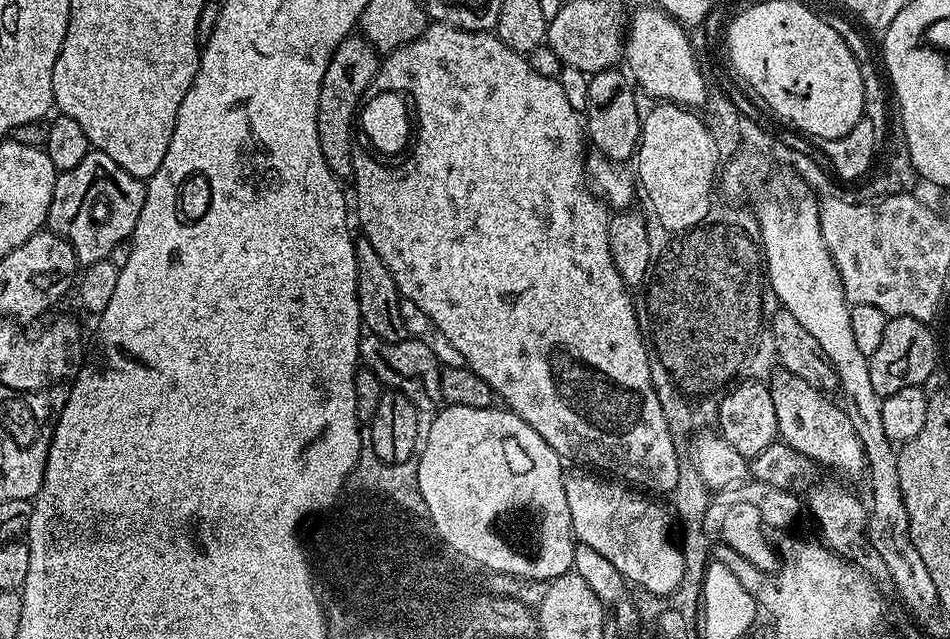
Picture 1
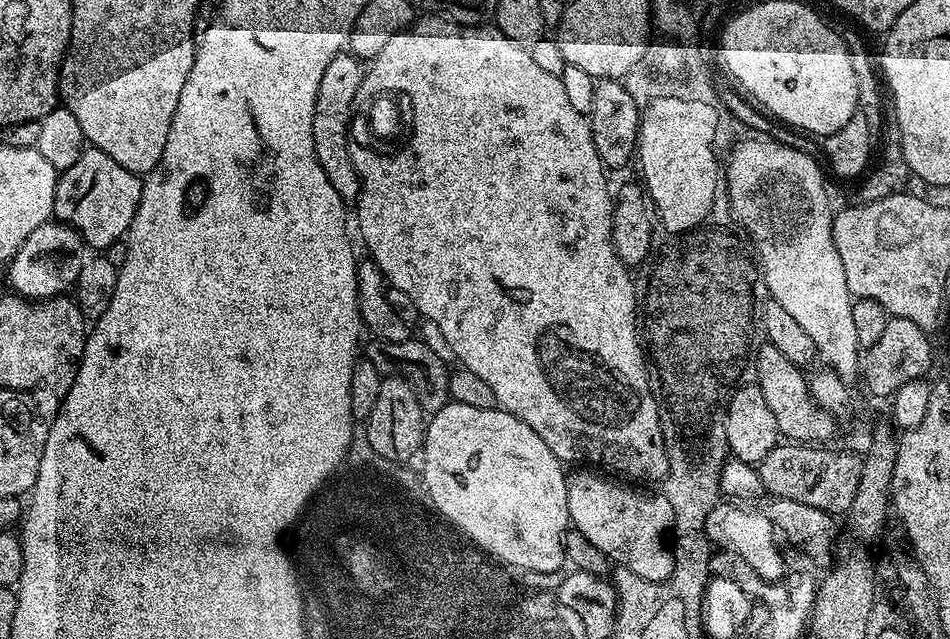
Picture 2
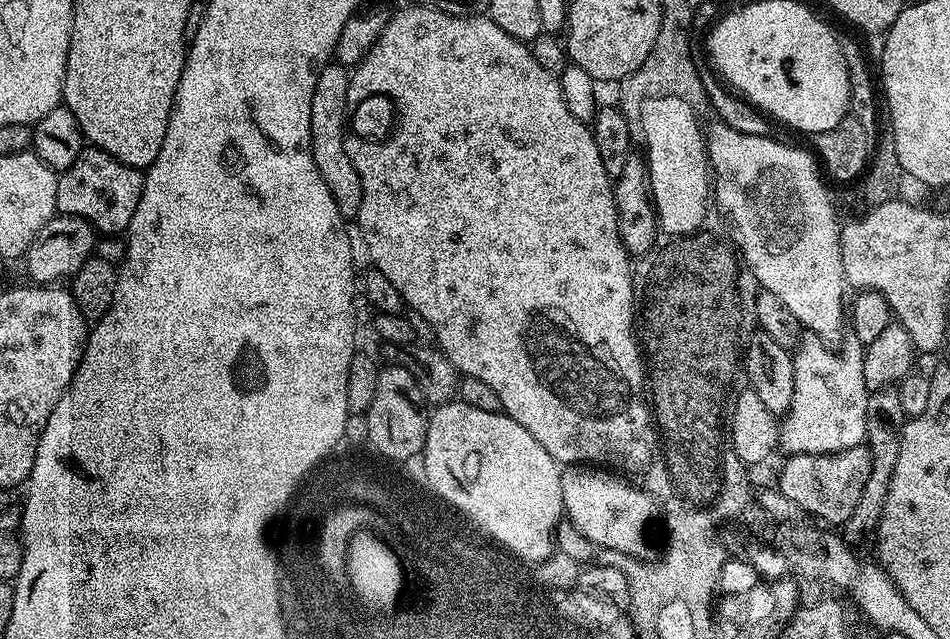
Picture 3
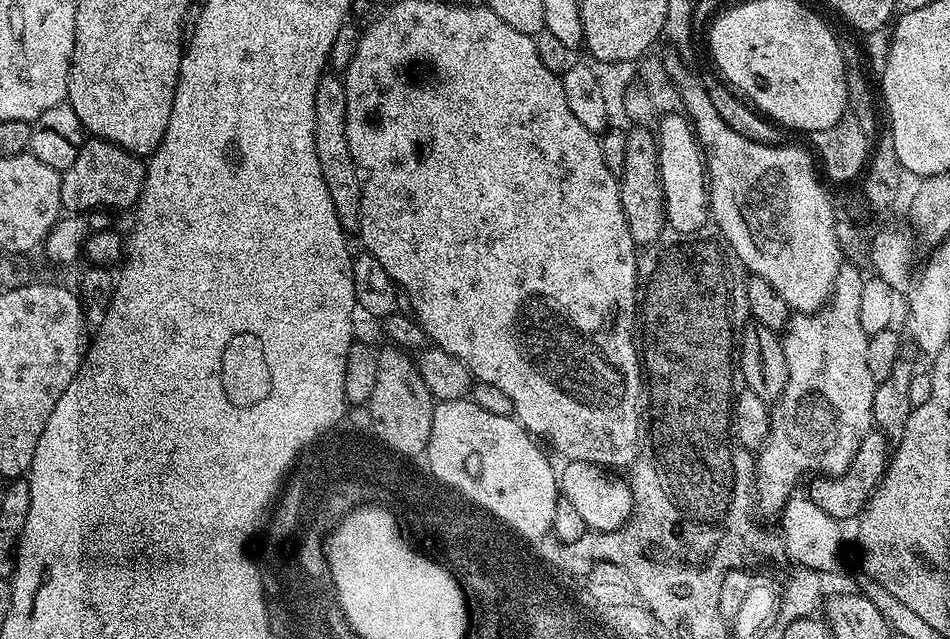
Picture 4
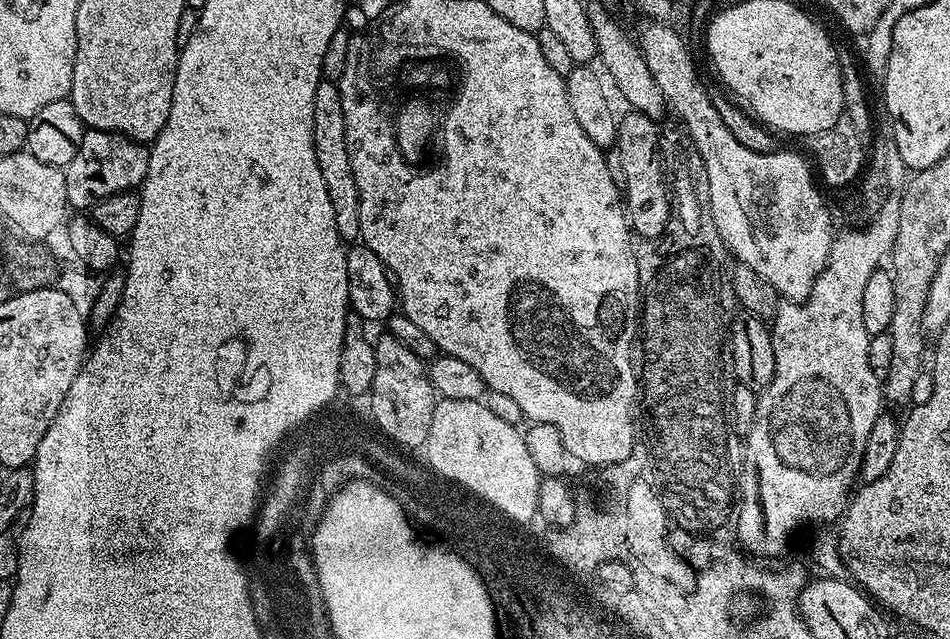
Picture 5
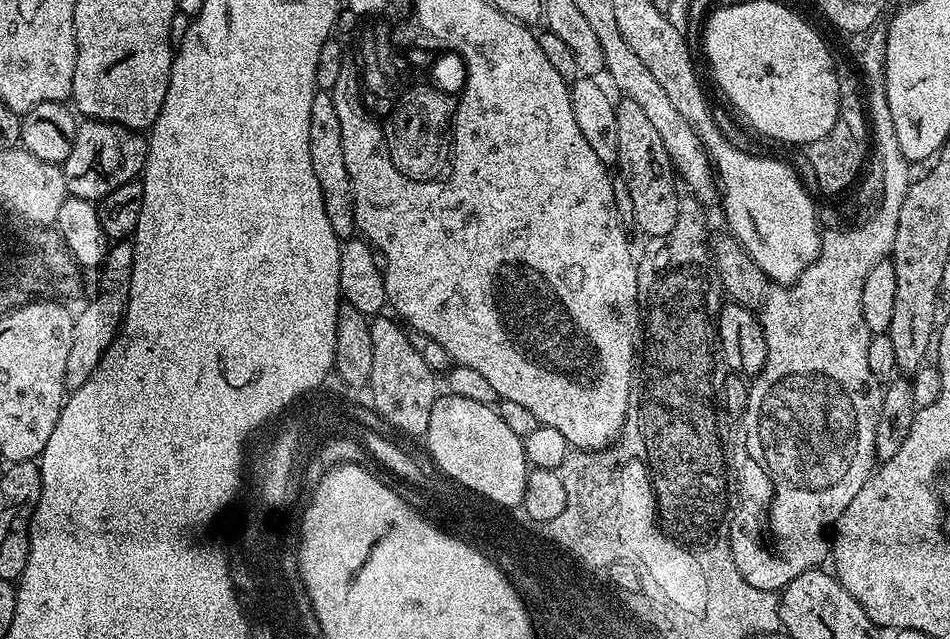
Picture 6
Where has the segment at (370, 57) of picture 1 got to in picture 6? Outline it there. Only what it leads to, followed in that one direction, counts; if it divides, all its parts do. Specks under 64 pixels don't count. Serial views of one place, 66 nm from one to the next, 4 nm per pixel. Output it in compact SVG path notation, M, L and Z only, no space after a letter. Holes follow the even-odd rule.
M316 91L314 102L310 102L310 162L314 166L315 176L318 177L318 186L322 186L322 198L326 206L326 218L330 218L330 227L342 242L353 239L358 232L354 214L354 190L350 186L350 174L346 174L346 158L342 156L342 126L338 123L331 91Z

